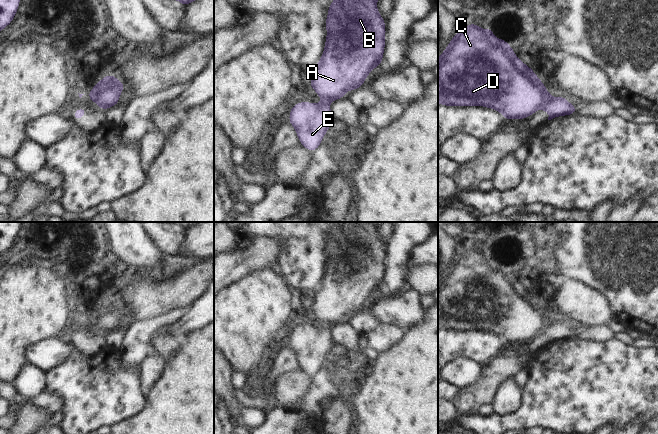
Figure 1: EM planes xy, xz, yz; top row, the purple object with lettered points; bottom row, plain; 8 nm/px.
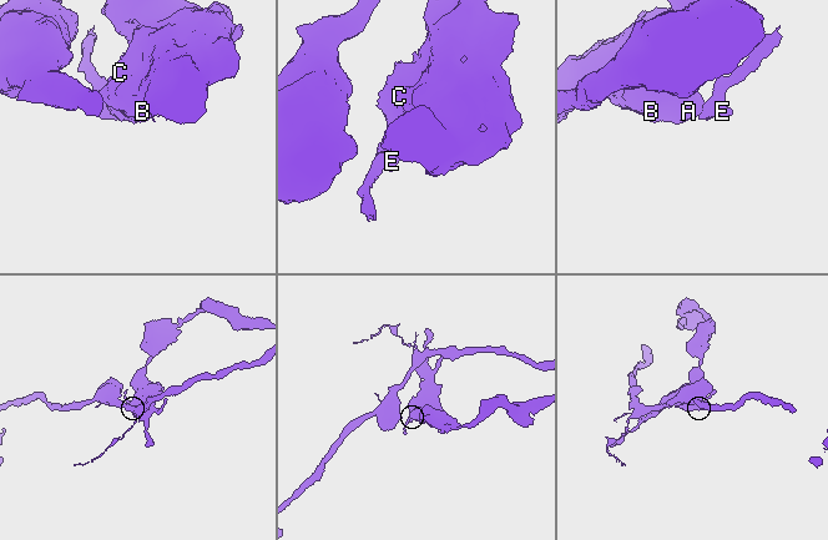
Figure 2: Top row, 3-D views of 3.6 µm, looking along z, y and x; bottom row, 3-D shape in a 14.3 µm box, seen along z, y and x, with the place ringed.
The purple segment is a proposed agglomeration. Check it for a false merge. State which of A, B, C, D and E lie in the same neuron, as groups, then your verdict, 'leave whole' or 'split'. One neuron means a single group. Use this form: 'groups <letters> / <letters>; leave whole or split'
groups A B C D / E; split

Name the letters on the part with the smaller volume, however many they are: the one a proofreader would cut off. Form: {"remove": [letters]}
{"remove": ["E"]}

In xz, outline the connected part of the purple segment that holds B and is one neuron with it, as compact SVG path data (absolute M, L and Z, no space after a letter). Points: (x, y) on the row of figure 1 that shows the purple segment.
M333 0L326 17L326 41L309 81L316 94L331 103L347 91L359 89L373 68L379 67L385 49L385 19L377 9L378 0Z

